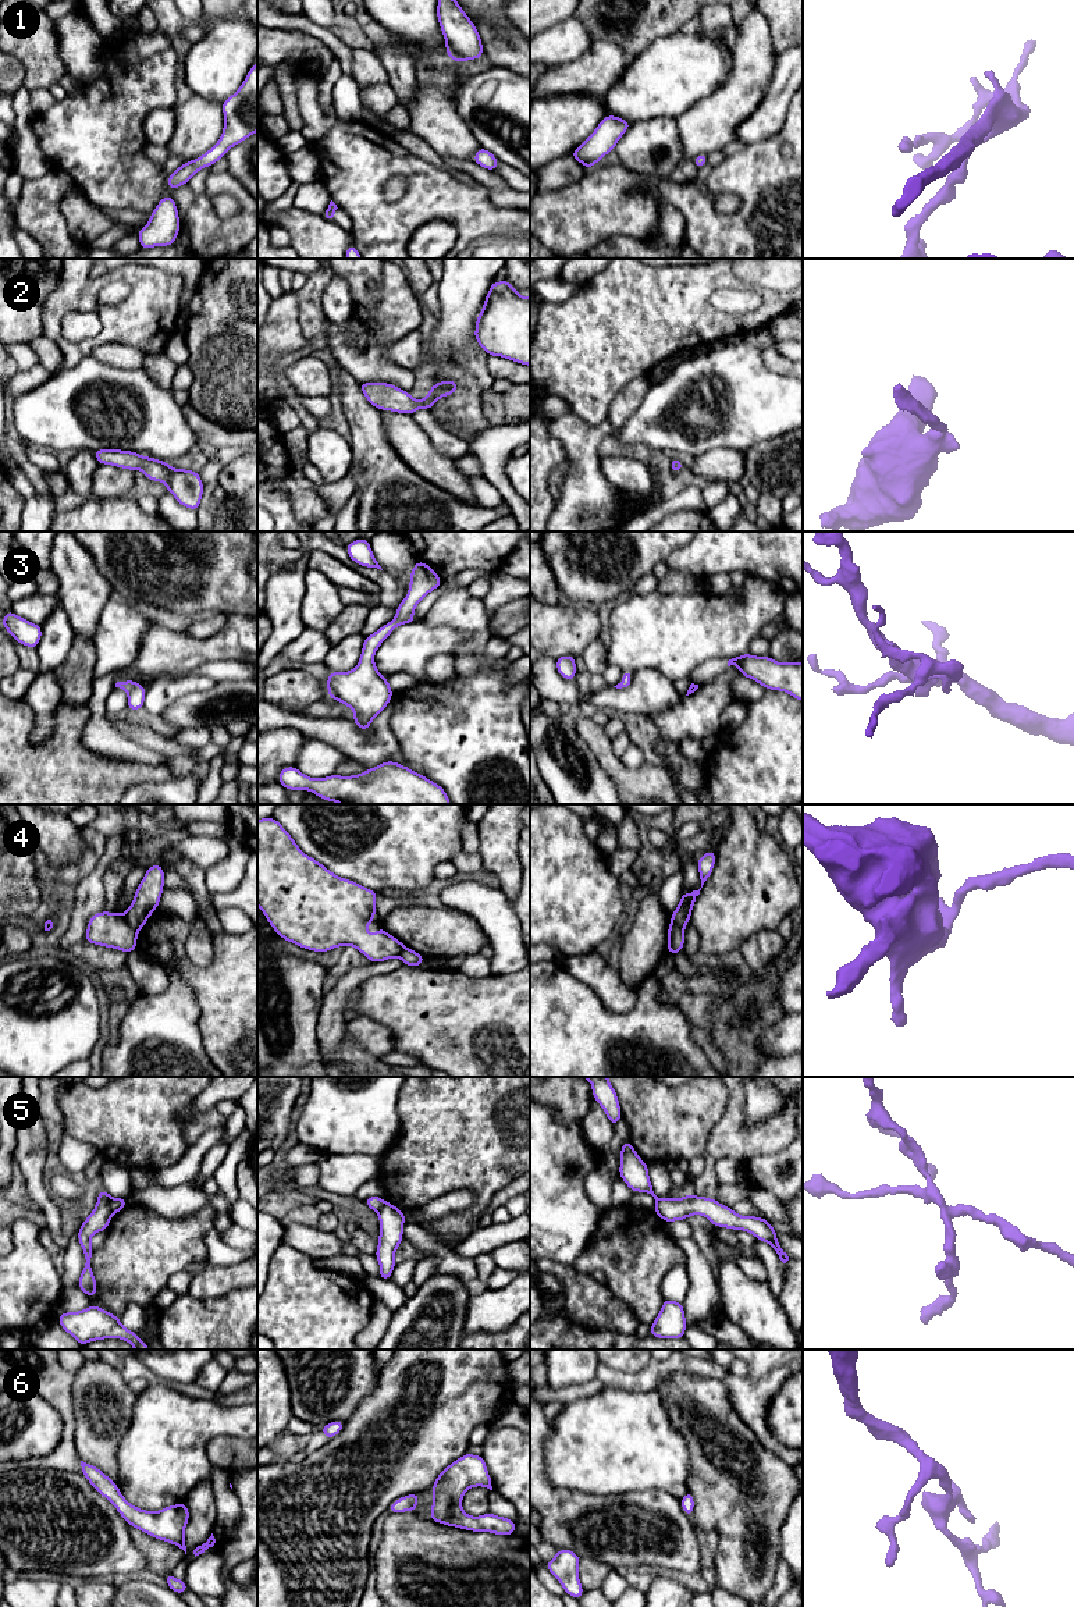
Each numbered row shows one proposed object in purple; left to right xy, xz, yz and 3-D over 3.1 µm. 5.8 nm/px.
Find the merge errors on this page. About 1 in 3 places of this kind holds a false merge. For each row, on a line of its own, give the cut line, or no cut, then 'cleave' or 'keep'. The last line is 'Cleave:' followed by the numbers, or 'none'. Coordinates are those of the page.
1: cut none; keep
2: cut none; keep
3: cut none; keep
4: cut xy (123, 916), (137, 932); cleave
5: cut xy (110, 1198), (110, 1211), (113, 1213); cleave
6: cut none; keep
Cleave: 4, 5

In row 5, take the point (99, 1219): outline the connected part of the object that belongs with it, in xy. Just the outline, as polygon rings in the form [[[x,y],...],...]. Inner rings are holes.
[[[106,1188],[99,1191],[95,1209],[78,1230],[78,1241],[83,1249],[85,1265],[77,1287],[79,1287],[89,1298],[95,1297],[97,1293],[97,1283],[90,1265],[92,1255],[95,1252],[93,1247],[90,1245],[90,1237],[97,1231],[107,1230],[113,1216],[110,1201],[111,1197]]]

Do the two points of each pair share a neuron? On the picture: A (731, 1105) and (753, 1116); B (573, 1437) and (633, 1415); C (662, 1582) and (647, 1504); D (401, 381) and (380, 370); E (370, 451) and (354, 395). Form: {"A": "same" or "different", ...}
{"A": "different", "B": "same", "C": "different", "D": "same", "E": "same"}

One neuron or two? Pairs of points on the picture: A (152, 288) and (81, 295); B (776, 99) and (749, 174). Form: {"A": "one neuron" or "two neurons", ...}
{"A": "one neuron", "B": "two neurons"}

